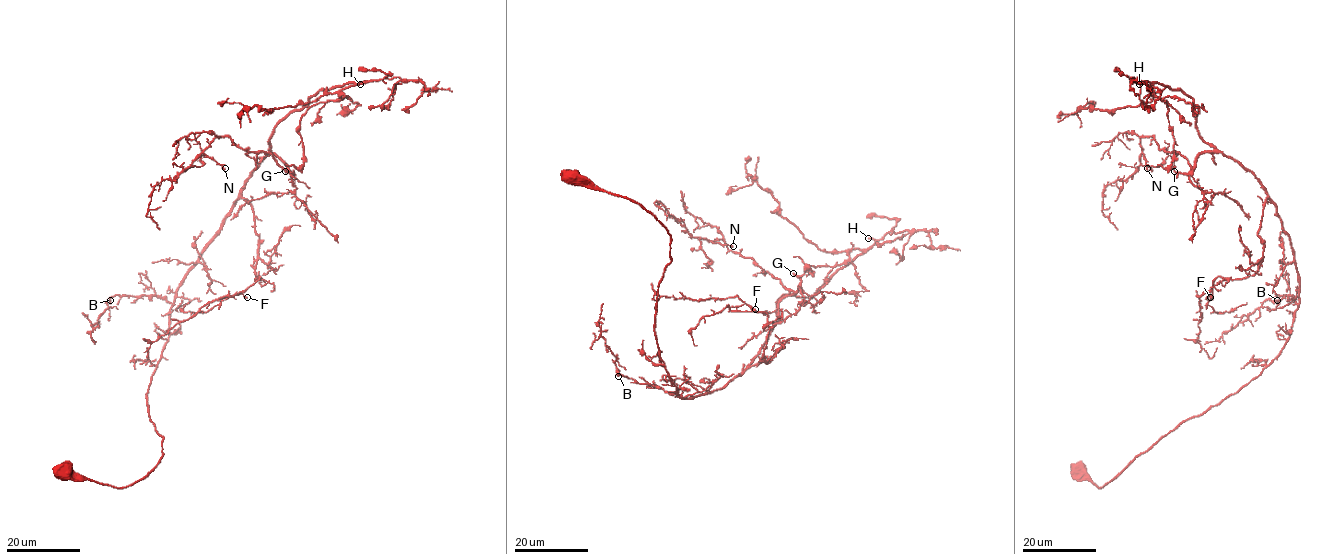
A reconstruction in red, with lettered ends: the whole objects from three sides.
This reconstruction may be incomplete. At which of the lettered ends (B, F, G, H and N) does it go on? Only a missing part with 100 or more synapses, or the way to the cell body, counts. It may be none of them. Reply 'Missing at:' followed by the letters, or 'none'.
Missing at: H

